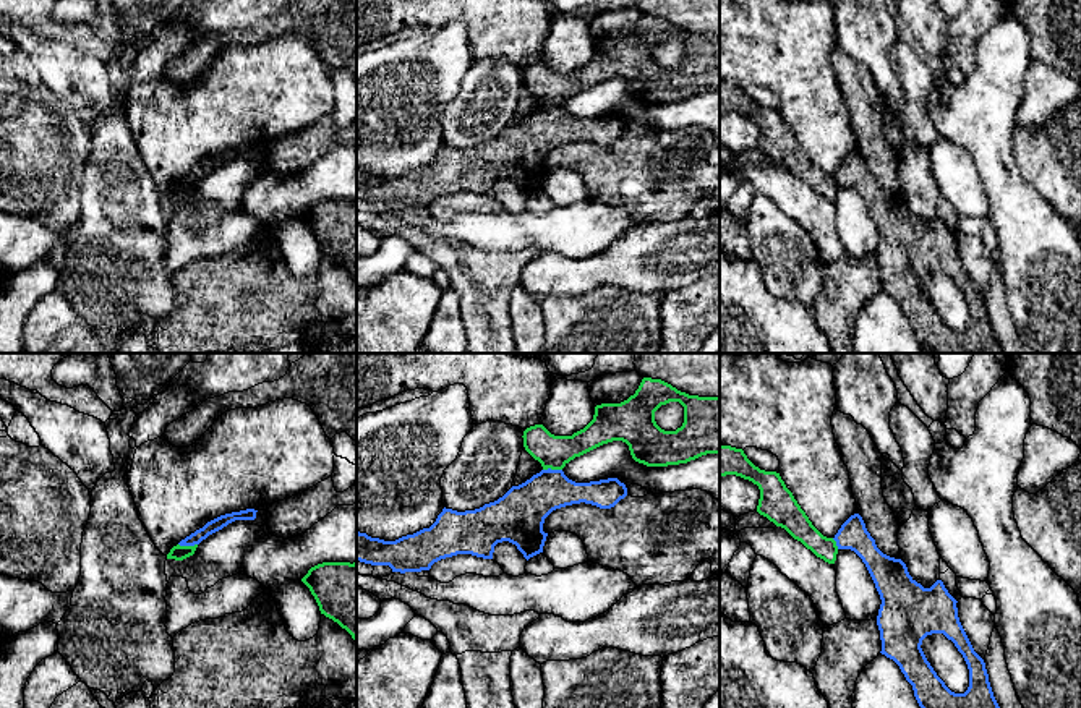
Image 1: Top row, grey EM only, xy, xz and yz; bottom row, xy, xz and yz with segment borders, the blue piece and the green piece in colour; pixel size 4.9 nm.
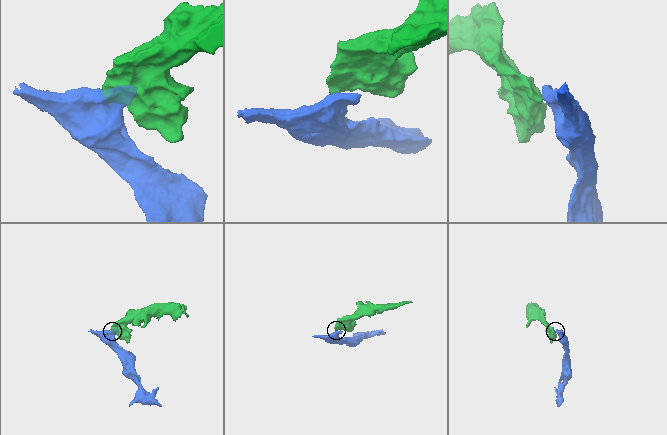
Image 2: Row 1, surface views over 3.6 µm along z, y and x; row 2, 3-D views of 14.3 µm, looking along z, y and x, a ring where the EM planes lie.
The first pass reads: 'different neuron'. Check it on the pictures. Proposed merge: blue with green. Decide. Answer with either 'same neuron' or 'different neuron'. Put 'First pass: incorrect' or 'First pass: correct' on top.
First pass: correct
different neuron

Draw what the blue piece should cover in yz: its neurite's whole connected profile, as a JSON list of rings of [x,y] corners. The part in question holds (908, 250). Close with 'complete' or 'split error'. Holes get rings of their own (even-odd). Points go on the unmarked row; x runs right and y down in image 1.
[[[859,151],[851,152],[833,175],[838,186],[854,188],[865,201],[882,241],[877,253],[877,262],[882,277],[882,292],[893,296],[906,318],[912,322],[914,334],[919,343],[930,353],[1003,353],[985,306],[984,296],[974,288],[958,254],[956,237],[948,230],[942,217],[937,217],[930,225],[924,225],[908,209],[901,196],[883,191],[875,177],[865,165]],[[943,271],[955,280],[963,292],[969,306],[969,324],[964,331],[951,329],[937,313],[927,298],[921,282],[927,272]]]; complete

